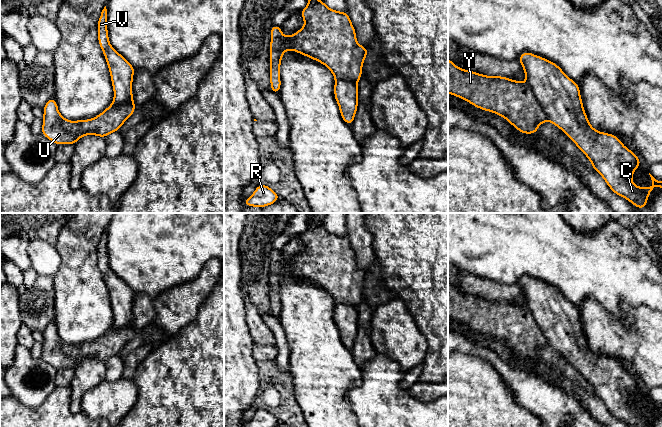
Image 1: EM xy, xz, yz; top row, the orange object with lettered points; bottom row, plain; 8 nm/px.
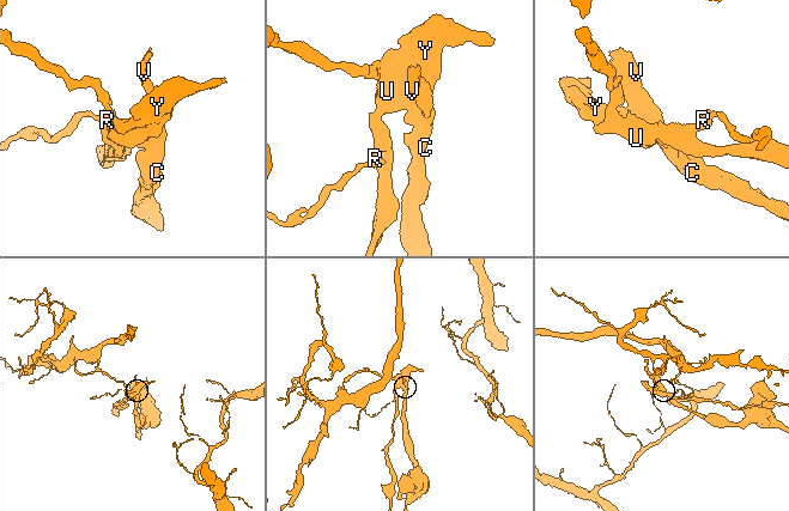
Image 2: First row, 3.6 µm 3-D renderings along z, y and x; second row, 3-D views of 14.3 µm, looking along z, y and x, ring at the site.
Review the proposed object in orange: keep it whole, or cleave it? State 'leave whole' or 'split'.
split

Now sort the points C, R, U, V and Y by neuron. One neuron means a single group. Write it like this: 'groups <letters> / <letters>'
groups C V / R U Y

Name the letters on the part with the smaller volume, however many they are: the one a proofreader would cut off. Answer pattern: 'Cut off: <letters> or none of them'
Cut off: C, V

